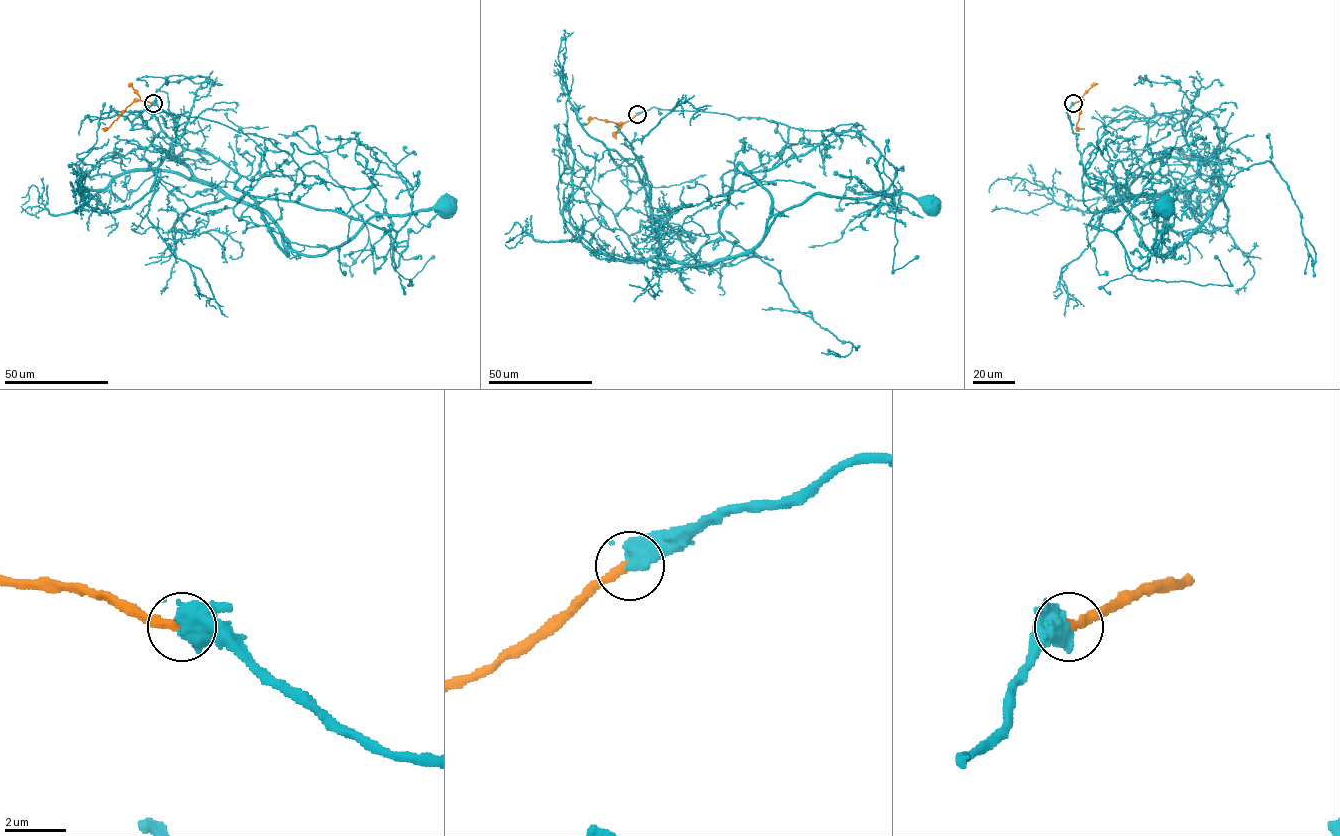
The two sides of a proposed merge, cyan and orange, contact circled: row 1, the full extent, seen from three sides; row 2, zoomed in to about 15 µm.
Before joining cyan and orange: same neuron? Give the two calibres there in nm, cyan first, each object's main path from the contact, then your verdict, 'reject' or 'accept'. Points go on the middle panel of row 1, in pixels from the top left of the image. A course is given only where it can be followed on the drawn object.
calibres 800 and 280 nm; course cyan (637, 114), (785, 124), (772, 167), (736, 167), (769, 192), (772, 214), (816, 194), (930, 204); course orange (637, 114), (617, 123), (594, 117), (586, 125); accept

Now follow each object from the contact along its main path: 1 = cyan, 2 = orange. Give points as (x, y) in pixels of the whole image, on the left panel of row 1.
1: (153, 104), (288, 153), (304, 175), (290, 199), (252, 197), (287, 255), (325, 254), (376, 215), (446, 207)
2: (153, 104), (135, 100), (110, 126), (102, 128)

